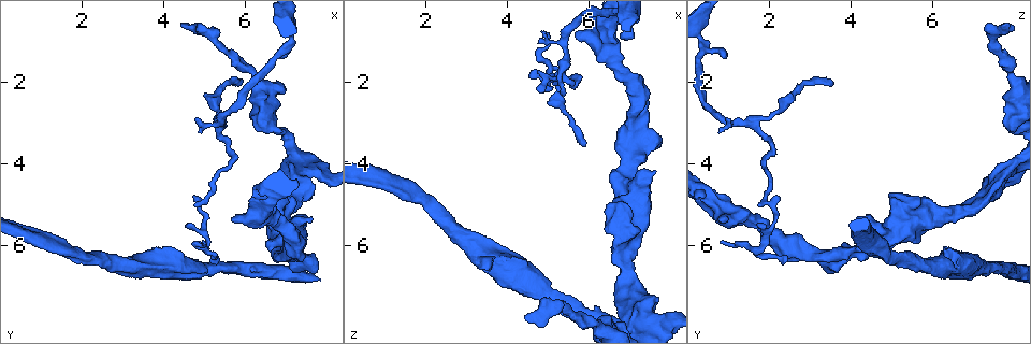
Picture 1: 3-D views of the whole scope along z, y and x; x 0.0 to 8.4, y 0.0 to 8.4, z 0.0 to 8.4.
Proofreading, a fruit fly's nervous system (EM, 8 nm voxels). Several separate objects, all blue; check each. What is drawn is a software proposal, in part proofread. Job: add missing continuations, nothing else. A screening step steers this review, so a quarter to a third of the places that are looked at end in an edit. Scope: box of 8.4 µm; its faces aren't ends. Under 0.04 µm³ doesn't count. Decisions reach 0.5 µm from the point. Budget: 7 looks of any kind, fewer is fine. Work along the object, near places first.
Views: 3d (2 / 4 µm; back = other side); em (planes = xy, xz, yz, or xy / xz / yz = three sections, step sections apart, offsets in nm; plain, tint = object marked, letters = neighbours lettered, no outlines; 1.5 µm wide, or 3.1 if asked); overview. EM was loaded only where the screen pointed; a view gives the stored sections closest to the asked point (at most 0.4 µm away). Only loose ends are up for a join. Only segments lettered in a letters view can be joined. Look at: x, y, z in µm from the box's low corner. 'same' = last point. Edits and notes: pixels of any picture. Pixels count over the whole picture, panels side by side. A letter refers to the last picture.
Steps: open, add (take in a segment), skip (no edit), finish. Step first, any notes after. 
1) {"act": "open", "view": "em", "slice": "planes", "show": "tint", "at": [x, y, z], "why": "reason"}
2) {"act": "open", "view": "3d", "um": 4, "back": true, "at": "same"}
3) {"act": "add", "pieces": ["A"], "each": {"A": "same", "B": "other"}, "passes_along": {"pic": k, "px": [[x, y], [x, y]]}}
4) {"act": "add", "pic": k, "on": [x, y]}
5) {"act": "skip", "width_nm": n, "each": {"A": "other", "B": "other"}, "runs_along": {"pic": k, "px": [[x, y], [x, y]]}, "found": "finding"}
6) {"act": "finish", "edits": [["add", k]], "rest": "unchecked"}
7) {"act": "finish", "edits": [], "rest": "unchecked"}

{"act": "open", "view": "em", "slice": "xy", "step": 8, "show": "letters", "at": [5.15, 6.35, 2.40], "why": "tapers out"}

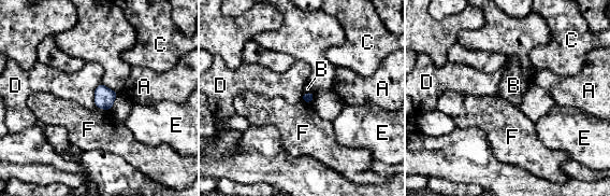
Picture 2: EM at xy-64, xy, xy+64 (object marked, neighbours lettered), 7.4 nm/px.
{"act": "open", "view": "em", "slice": "planes", "show": "letters", "at": "same", "why": "cut it another way"}

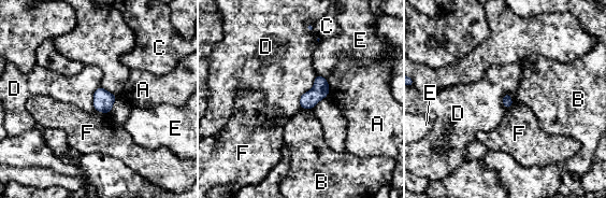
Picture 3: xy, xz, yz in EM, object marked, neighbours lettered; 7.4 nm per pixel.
{"act": "skip", "longest_contact_nm": ["D", 280], "each": {"A": "other", "B": "other", "C": "other", "D": "other", "E": "other", "F": "other"}, "found": "none of them fits"}

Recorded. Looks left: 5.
{"act": "open", "view": "3d", "um": 4, "at": [5.85, 1.95, 3.55], "why": "free end"}

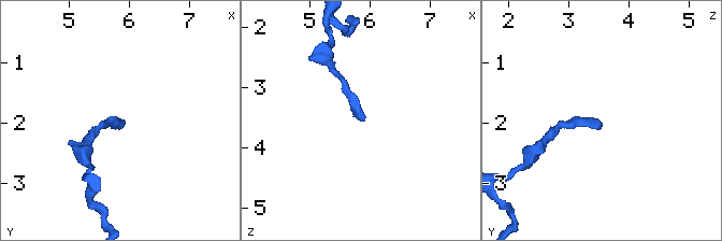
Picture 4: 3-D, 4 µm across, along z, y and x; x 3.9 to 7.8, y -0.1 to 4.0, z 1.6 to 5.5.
{"act": "open", "view": "em", "slice": "planes", "show": "tint", "at": [5.90, 2.00, 3.55]}

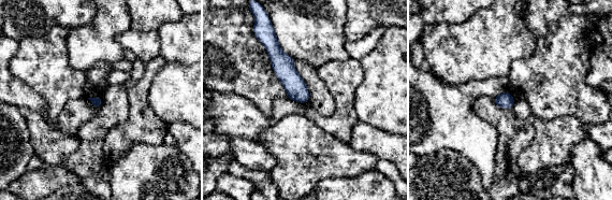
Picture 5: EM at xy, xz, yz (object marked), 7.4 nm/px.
{"act": "open", "view": "em", "slice": "planes", "show": "letters", "at": "same", "why": "what lies round it"}

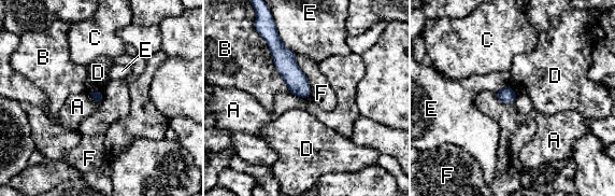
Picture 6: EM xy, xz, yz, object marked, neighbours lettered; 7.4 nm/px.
{"act": "skip", "each": {"A": "other", "B": "other", "C": "other", "D": "other", "E": "other", "F": "other"}, "border": {"pic": 6, "px": [[288, 92], [308, 98]]}, "found": "no lettered segment goes on from it"}

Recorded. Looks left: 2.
{"act": "open", "view": "em", "slice": "planes", "show": "letters", "at": [4.45, 0.55, 7.80], "why": "long arm stops here"}

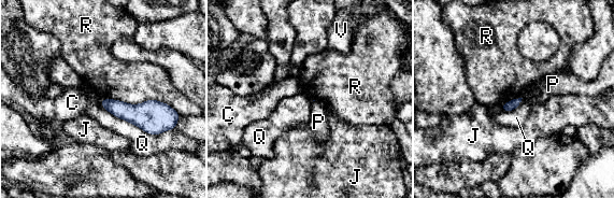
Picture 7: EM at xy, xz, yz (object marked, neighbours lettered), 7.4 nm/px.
{"act": "skip", "longest_contact_nm": ["R", 600], "each": {"C": "other", "J": "other", "P": "other", "Q": "other", "R": "other", "V": "other"}, "border": {"pic": 7, "px": [[101, 99], [159, 100], [176, 112]]}, "found": "no lettered segment goes on from it"}

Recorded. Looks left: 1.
{"act": "finish", "edits": [], "rest": "unchecked"}

